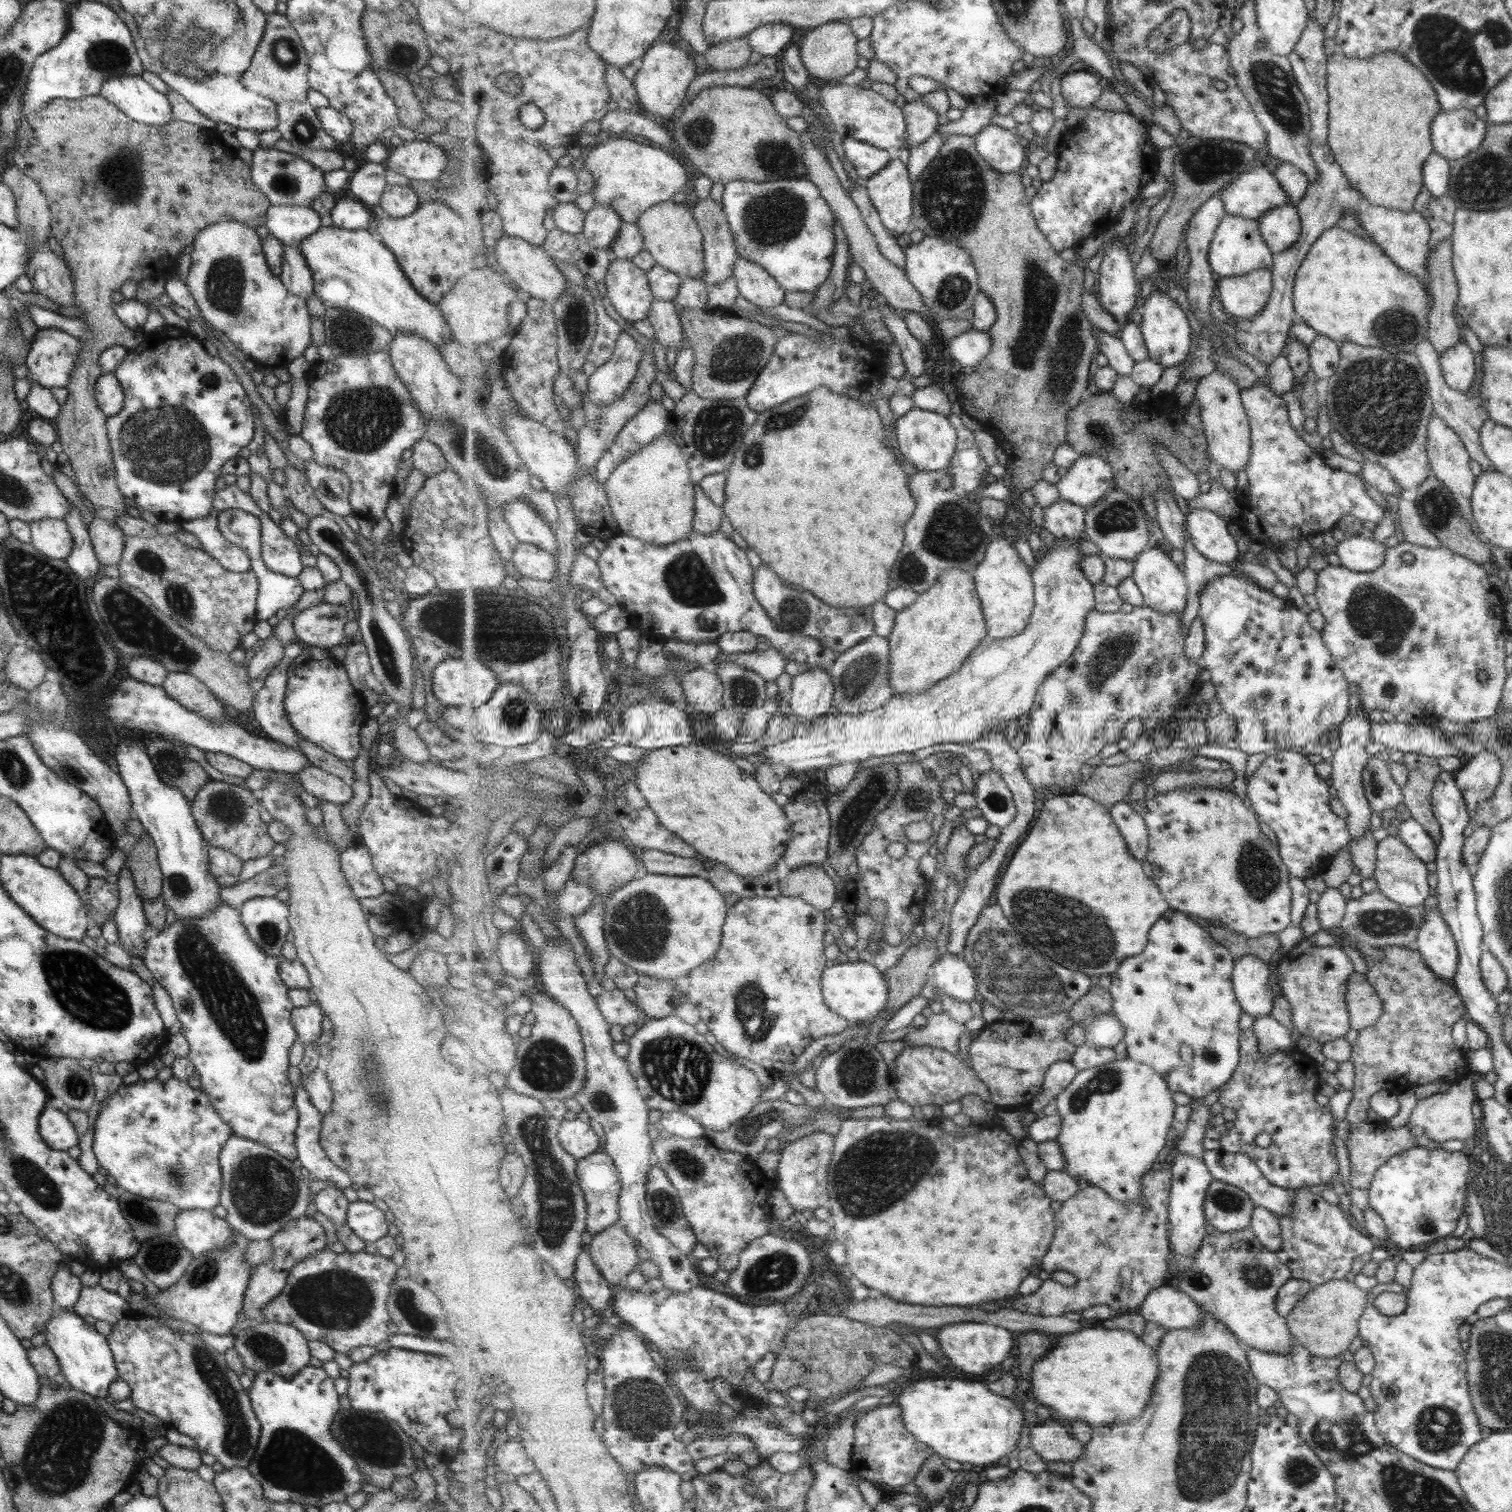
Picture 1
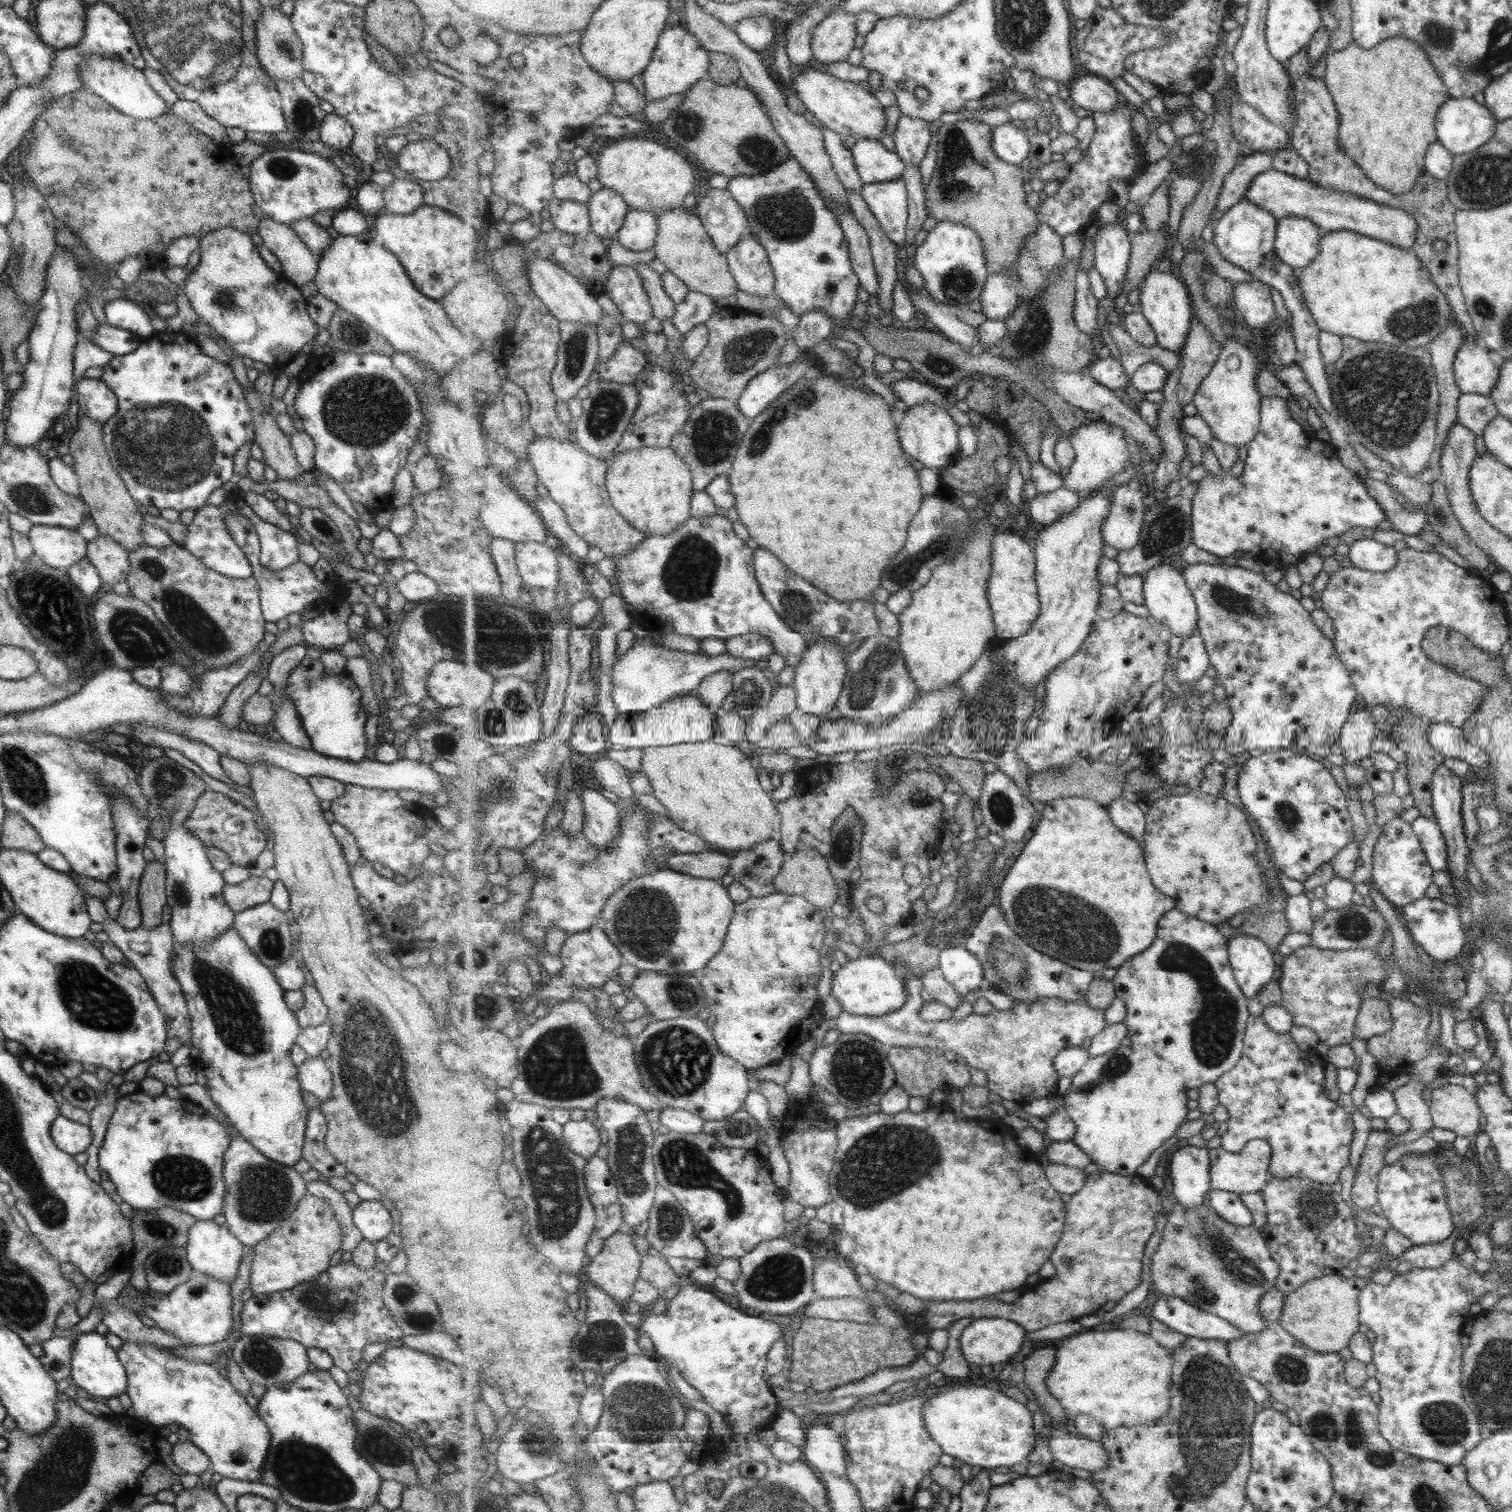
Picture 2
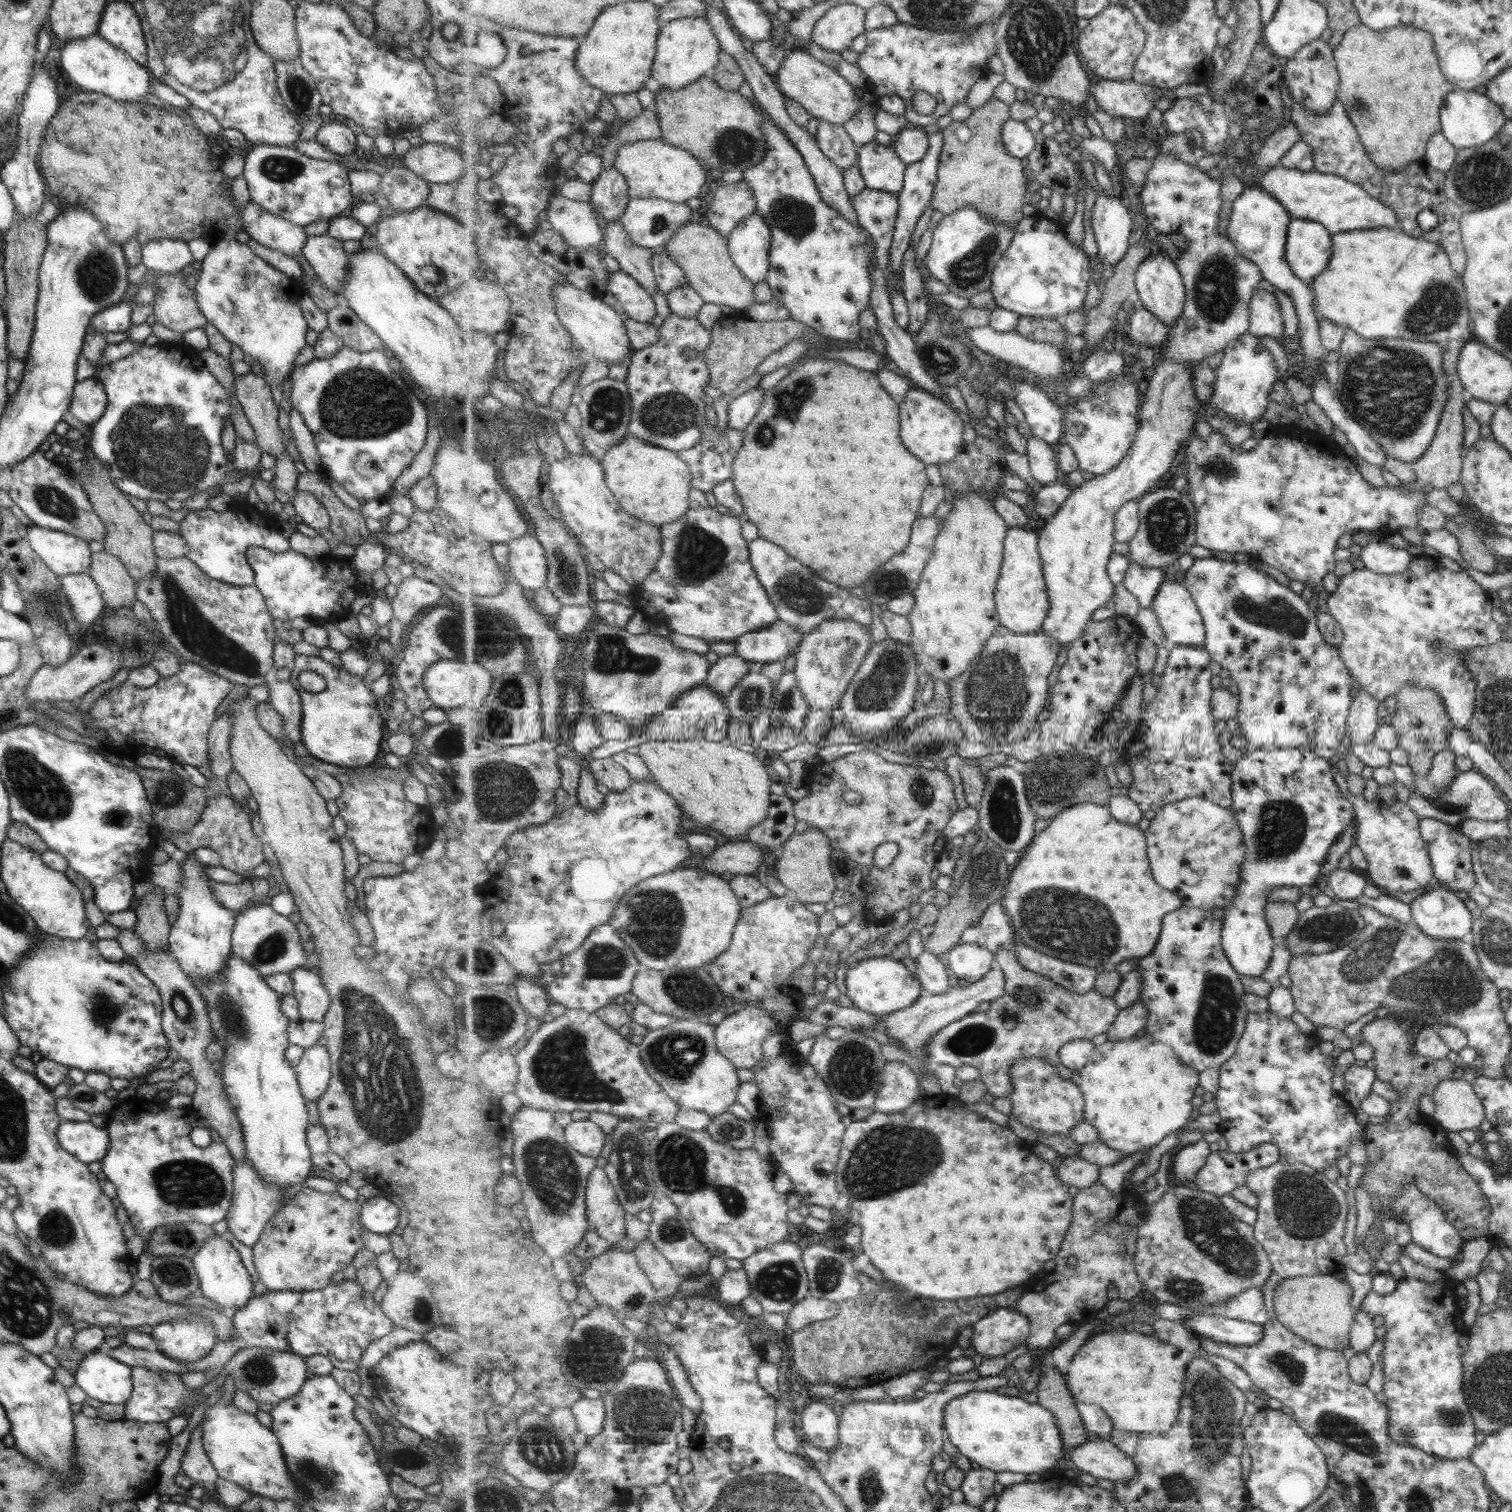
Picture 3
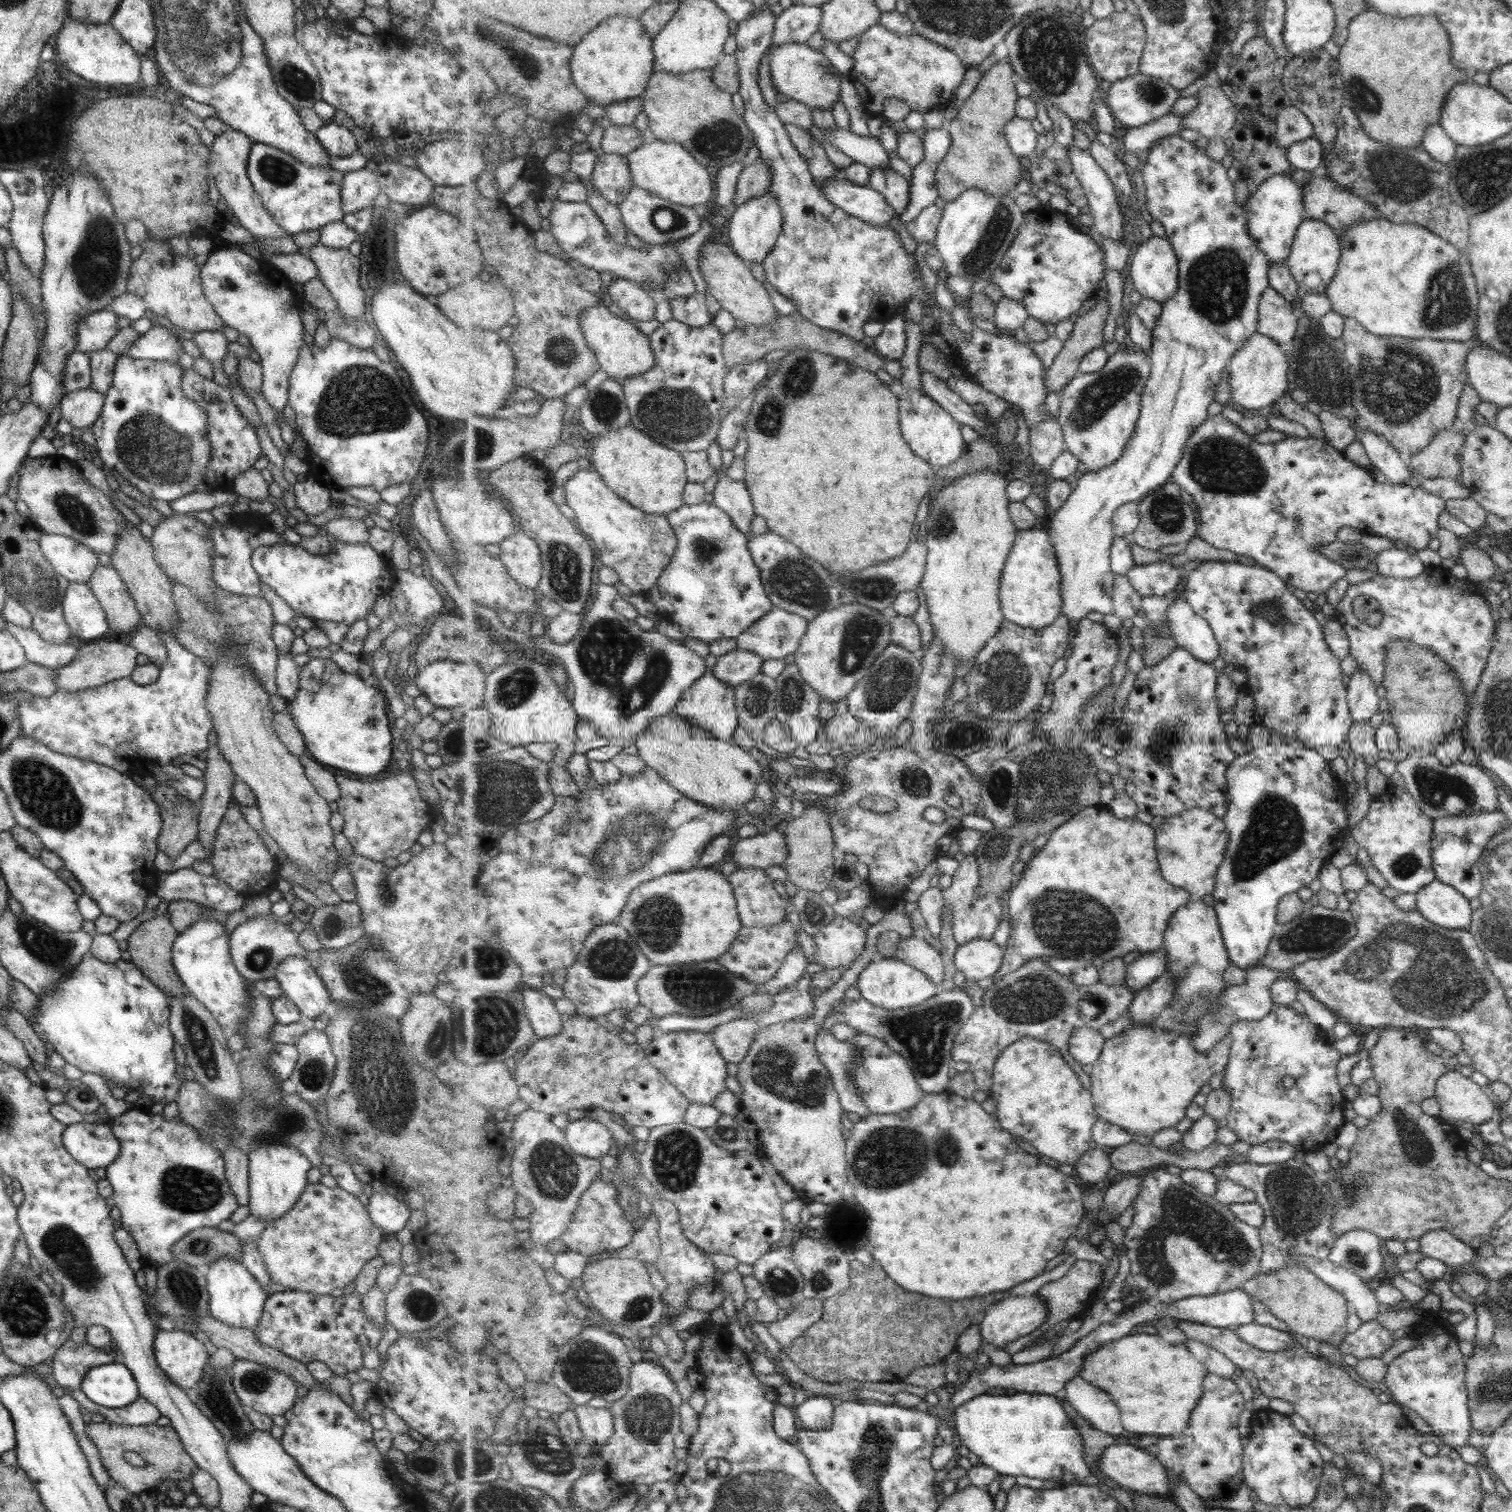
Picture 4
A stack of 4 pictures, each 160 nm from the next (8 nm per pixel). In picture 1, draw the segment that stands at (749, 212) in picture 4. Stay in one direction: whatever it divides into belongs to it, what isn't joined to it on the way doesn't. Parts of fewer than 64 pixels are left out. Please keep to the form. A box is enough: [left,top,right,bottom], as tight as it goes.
[734,254,787,308]

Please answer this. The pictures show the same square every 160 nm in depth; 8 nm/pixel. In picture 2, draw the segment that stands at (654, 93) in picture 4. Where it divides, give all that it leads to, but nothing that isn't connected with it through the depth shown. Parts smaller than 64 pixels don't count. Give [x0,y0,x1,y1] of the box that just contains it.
[663,78,790,178]

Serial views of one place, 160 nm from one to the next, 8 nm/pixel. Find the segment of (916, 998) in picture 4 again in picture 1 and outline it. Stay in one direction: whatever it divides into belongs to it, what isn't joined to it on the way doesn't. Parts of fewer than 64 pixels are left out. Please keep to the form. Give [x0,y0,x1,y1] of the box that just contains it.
[822,960,889,1024]

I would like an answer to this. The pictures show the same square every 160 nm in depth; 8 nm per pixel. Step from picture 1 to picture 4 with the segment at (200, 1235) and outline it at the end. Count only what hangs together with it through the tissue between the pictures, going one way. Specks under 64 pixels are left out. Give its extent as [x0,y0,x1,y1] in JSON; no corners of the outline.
[206,1257,268,1330]

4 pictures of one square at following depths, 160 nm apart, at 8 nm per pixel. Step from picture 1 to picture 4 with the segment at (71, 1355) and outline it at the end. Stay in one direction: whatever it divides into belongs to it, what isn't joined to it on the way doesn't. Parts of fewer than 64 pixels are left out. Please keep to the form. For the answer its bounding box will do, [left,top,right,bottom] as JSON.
[79,1362,139,1408]

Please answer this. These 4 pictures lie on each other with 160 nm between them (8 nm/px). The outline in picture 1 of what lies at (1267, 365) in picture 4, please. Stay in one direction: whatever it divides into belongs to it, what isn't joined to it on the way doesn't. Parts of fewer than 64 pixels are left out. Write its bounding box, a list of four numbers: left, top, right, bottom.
[1196,372,1252,472]

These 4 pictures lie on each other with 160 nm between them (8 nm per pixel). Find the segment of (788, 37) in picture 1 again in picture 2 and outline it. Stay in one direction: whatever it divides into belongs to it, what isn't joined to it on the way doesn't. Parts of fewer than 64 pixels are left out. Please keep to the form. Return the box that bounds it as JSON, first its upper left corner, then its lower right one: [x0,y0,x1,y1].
[733,16,777,53]

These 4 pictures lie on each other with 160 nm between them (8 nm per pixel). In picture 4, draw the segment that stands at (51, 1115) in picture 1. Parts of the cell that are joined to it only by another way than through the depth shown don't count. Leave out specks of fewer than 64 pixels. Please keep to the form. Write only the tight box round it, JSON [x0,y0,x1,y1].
[61,1119,119,1169]

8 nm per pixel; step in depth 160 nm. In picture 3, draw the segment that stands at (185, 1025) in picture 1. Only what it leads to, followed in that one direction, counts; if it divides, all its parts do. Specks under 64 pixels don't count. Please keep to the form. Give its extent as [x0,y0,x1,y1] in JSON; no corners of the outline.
[192,952,311,1190]

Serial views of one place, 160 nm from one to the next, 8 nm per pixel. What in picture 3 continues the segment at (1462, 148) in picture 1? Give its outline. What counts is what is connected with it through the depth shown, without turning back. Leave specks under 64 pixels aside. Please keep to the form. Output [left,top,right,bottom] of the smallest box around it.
[1439,89,1506,149]

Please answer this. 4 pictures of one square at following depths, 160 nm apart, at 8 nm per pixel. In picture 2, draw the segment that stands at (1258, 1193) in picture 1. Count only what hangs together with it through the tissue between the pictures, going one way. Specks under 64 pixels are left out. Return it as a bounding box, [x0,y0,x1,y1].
[1209,1139,1271,1195]

